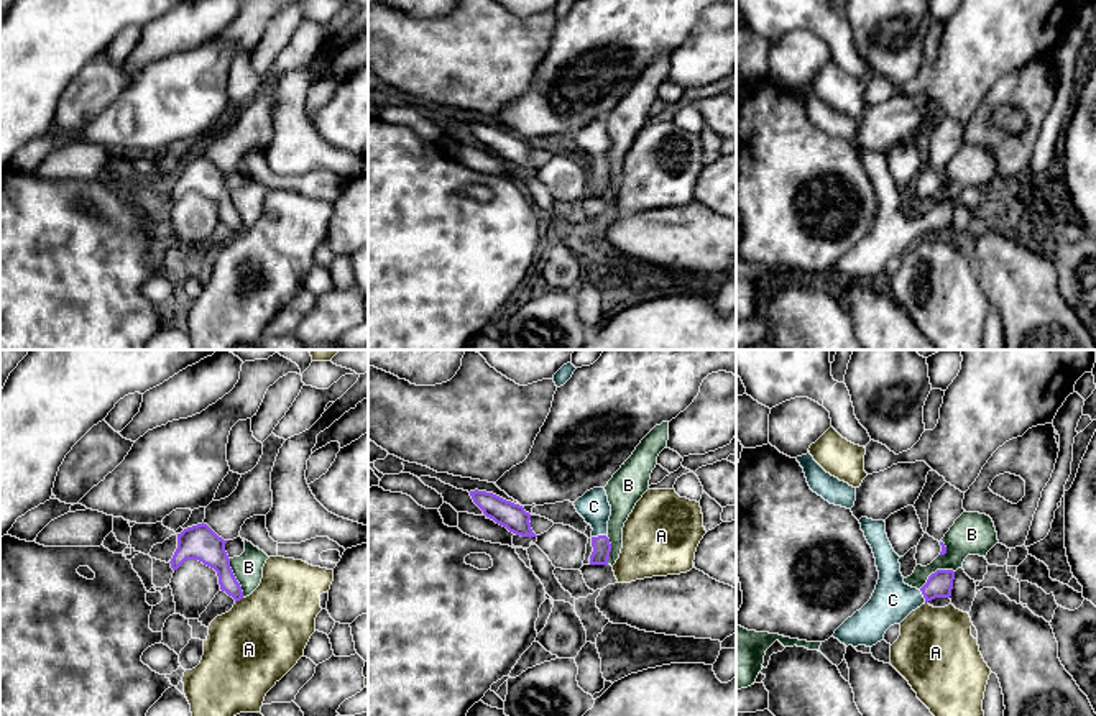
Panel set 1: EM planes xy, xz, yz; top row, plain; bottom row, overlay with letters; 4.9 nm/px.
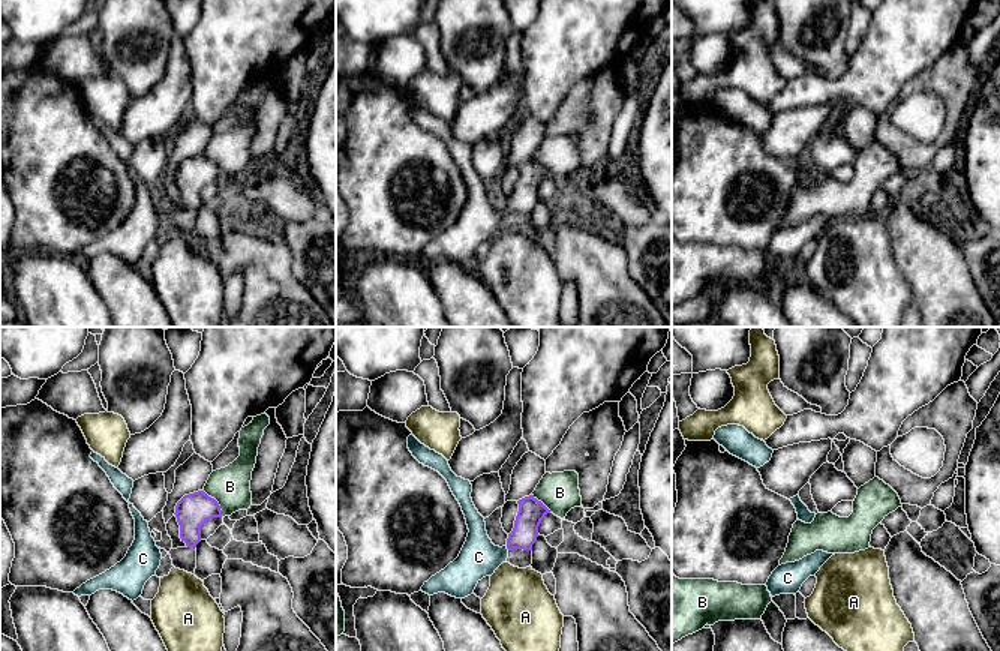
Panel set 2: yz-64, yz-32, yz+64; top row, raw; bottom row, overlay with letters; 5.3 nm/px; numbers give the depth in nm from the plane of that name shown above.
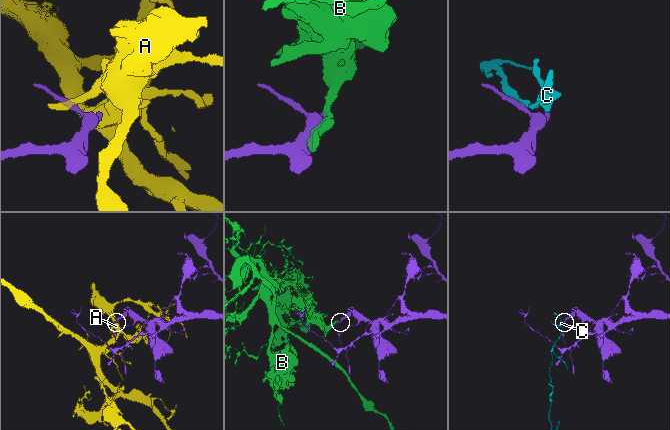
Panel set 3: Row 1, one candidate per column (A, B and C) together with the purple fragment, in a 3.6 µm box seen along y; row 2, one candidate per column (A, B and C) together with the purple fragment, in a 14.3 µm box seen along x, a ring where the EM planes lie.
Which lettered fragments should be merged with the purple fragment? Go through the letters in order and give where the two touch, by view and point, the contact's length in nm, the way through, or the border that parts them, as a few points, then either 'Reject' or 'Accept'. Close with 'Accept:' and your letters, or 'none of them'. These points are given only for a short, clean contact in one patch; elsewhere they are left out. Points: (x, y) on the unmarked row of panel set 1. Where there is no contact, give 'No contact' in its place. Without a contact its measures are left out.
A: Touches purple at xy (239, 232). Shared border 50 nm. Boundary: xy (242, 229), (235, 235). Reject
B: Touches purple at xy (235, 211). Shared border 200 nm. Reject
C: Touches purple at xz (598, 168). Shared border 70 nm. Path across: xz (602, 179), (598, 168), (598, 150), (594, 138). Accept
Accept: C

